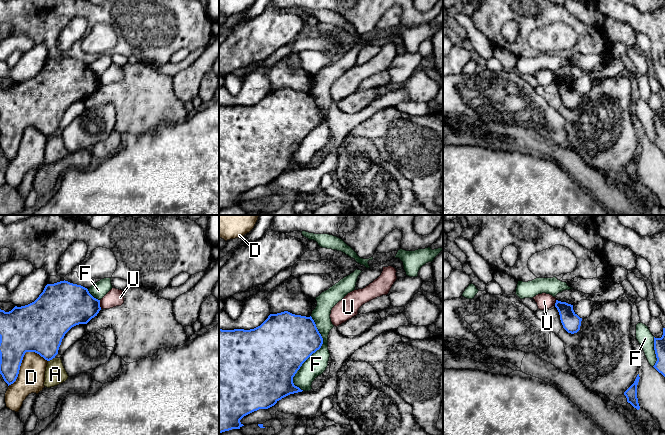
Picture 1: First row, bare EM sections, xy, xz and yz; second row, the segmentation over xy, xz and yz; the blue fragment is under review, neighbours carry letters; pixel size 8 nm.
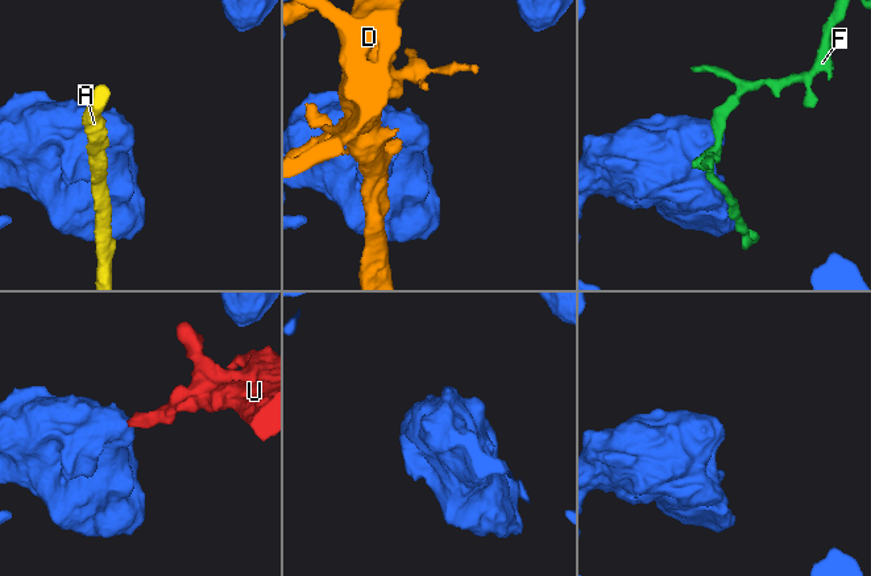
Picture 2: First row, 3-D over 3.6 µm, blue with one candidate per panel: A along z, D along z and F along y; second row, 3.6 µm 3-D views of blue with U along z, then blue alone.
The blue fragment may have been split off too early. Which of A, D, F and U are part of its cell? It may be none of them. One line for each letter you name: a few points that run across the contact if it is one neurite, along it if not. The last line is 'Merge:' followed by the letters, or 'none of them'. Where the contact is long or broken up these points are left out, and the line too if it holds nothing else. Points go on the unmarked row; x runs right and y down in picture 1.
Merge: none of them

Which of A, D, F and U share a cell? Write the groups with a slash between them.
A / D F / U

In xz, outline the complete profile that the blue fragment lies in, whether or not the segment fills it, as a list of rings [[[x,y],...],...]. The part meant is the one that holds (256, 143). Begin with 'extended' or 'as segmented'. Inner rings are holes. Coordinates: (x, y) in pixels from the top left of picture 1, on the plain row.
as segmented | [[[288,87],[270,90],[254,105],[219,105],[219,209],[240,205],[244,202],[240,198],[244,192],[259,185],[268,185],[290,170],[302,168],[294,161],[293,153],[322,120],[323,114],[311,92],[295,91]]]

